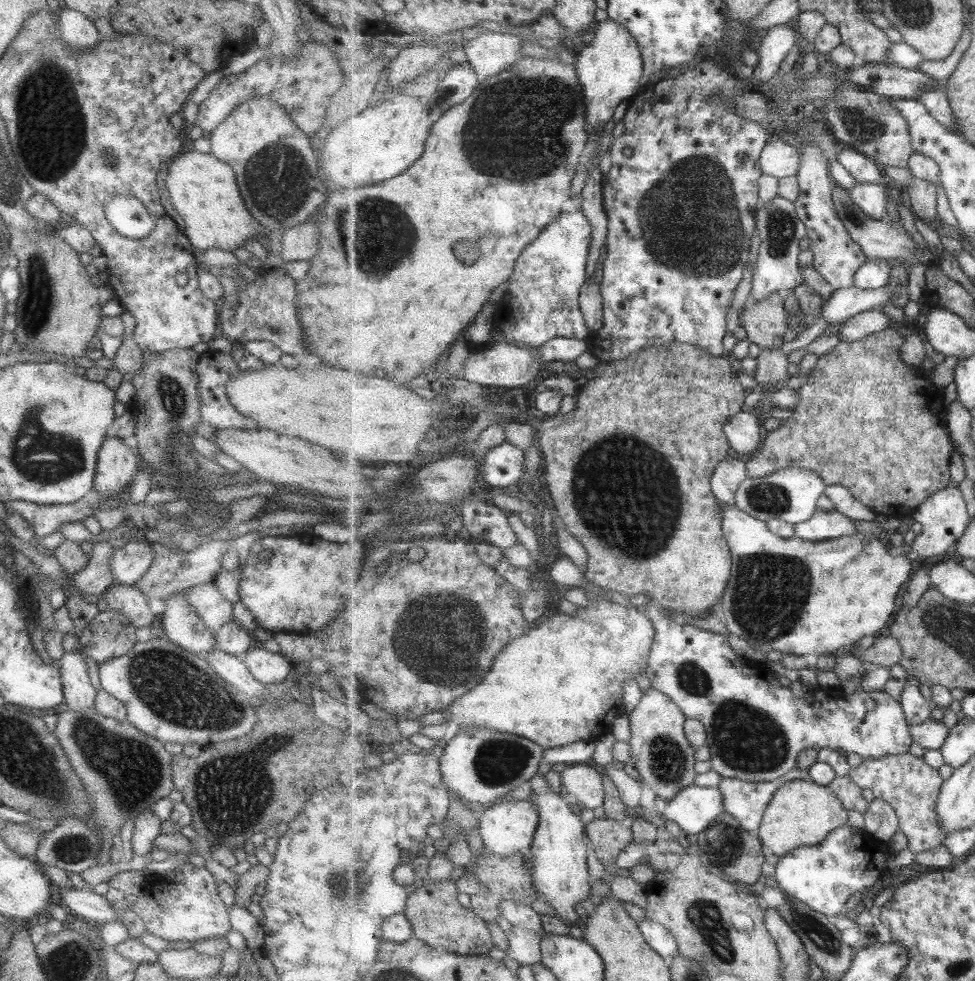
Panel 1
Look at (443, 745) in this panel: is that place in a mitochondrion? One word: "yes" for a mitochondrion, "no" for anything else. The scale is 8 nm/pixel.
no

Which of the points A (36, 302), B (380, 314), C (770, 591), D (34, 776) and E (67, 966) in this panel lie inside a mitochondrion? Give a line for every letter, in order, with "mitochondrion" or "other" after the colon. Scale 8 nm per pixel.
A: mitochondrion
B: other
C: mitochondrion
D: mitochondrion
E: mitochondrion

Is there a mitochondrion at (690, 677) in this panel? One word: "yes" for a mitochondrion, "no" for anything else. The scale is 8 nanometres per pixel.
yes

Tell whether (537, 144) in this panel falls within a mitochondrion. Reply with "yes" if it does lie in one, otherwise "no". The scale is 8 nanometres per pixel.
yes

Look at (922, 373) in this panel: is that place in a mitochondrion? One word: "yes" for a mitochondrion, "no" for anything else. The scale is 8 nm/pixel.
no

